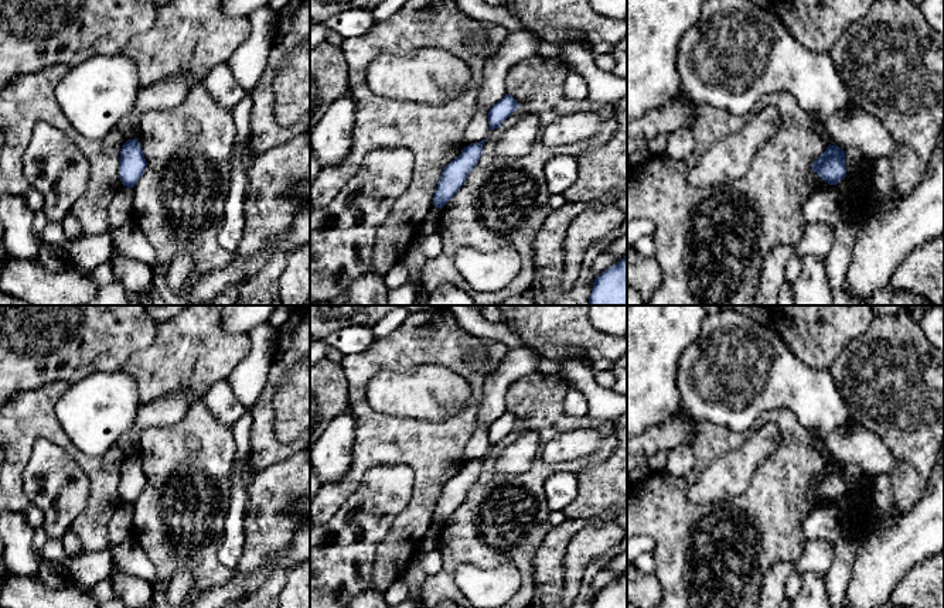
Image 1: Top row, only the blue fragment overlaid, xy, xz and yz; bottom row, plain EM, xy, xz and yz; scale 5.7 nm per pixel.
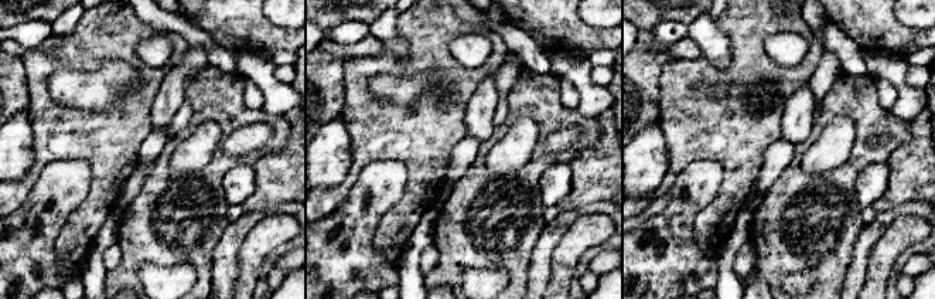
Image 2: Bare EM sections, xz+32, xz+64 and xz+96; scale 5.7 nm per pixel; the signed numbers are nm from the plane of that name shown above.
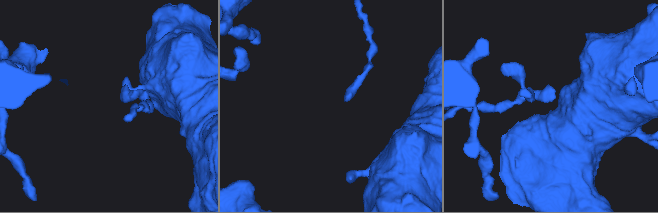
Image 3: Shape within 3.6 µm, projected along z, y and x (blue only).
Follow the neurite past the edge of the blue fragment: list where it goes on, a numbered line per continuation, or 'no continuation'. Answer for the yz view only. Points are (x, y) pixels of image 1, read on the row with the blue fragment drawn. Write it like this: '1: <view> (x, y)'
no continuation

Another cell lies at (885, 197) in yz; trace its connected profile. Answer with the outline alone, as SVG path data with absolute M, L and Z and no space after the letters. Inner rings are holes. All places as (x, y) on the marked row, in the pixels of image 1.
M886 156L873 158L872 185L869 197L872 212L889 212L899 206L903 195L894 185L892 164Z

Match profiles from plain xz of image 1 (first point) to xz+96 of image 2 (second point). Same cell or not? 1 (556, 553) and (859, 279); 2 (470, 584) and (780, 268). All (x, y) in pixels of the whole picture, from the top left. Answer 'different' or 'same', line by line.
1: same
2: different

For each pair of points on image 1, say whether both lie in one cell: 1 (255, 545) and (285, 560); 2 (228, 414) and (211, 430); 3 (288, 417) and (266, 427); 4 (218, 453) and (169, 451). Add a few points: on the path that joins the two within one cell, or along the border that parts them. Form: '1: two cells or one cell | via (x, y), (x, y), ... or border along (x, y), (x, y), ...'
1: two cells | border along (295, 532), (278, 556), (248, 574)
2: two cells | border along (200, 400), (217, 419), (231, 427)
3: two cells | border along (276, 390), (273, 431), (282, 441), (290, 443)
4: one cell | via (205, 460), (181, 460)

